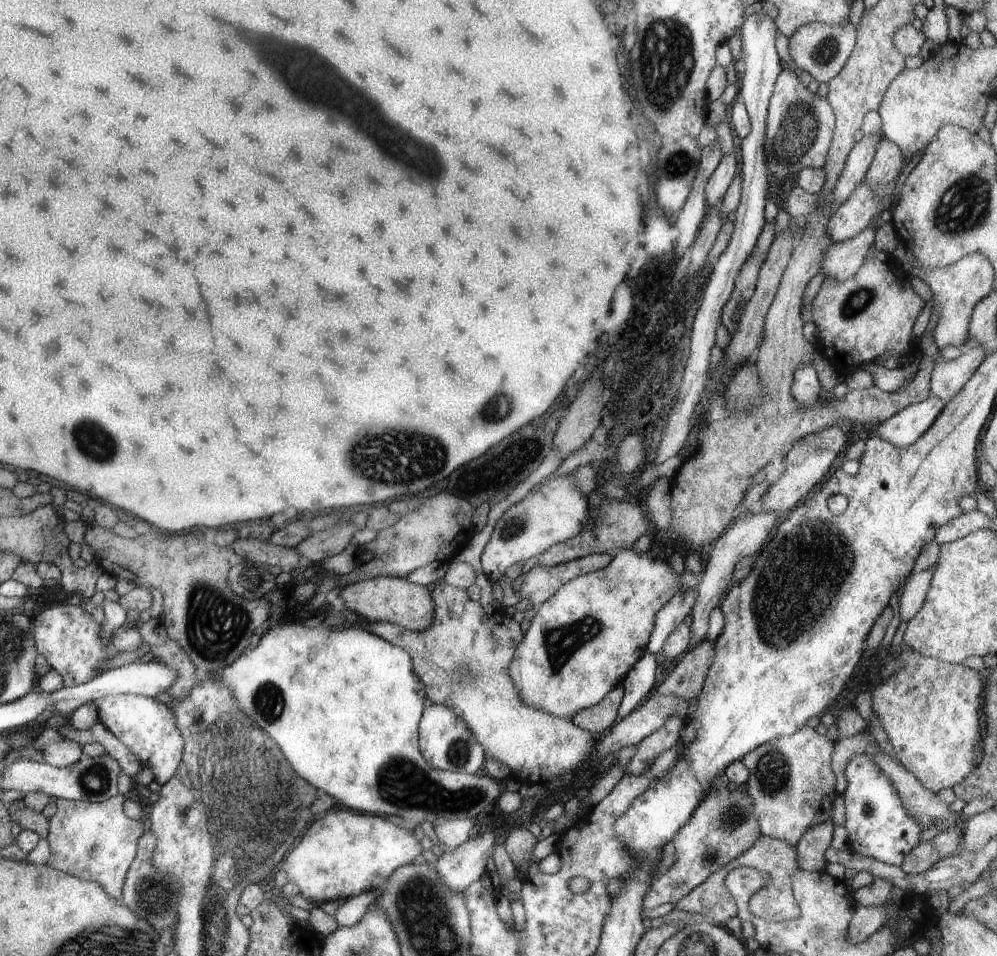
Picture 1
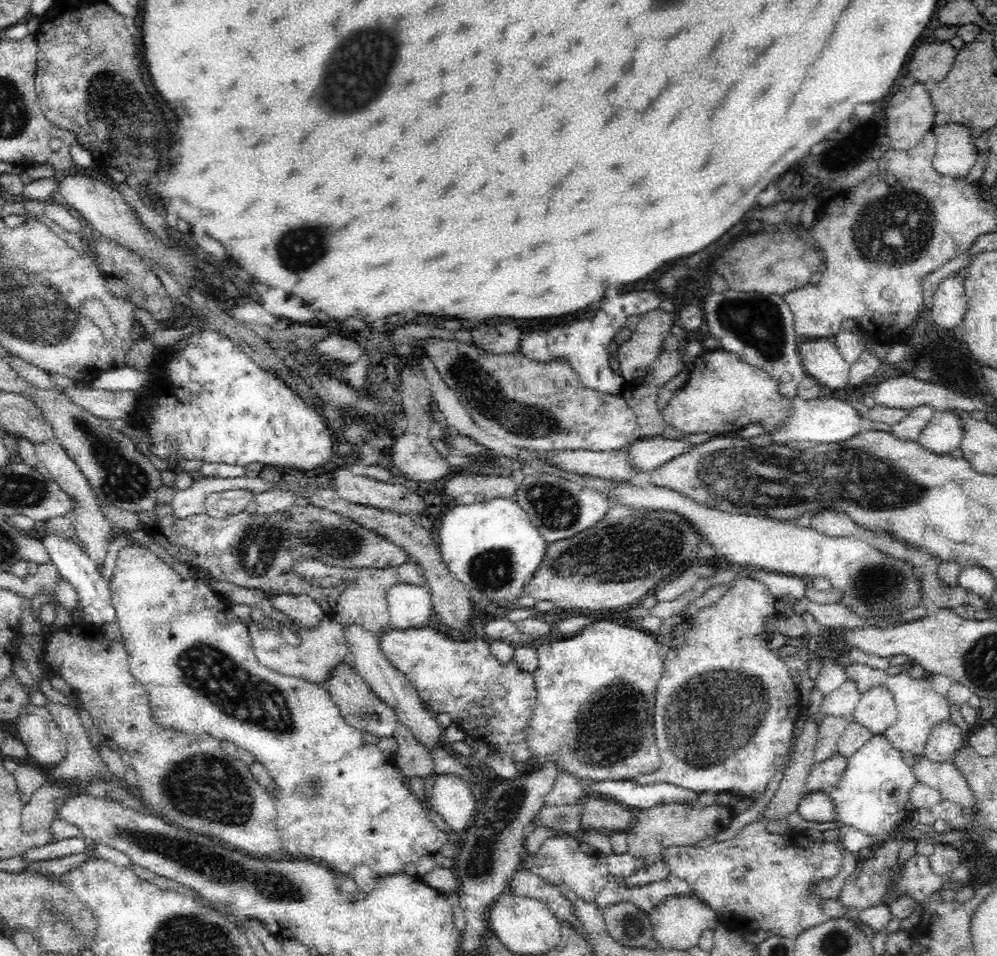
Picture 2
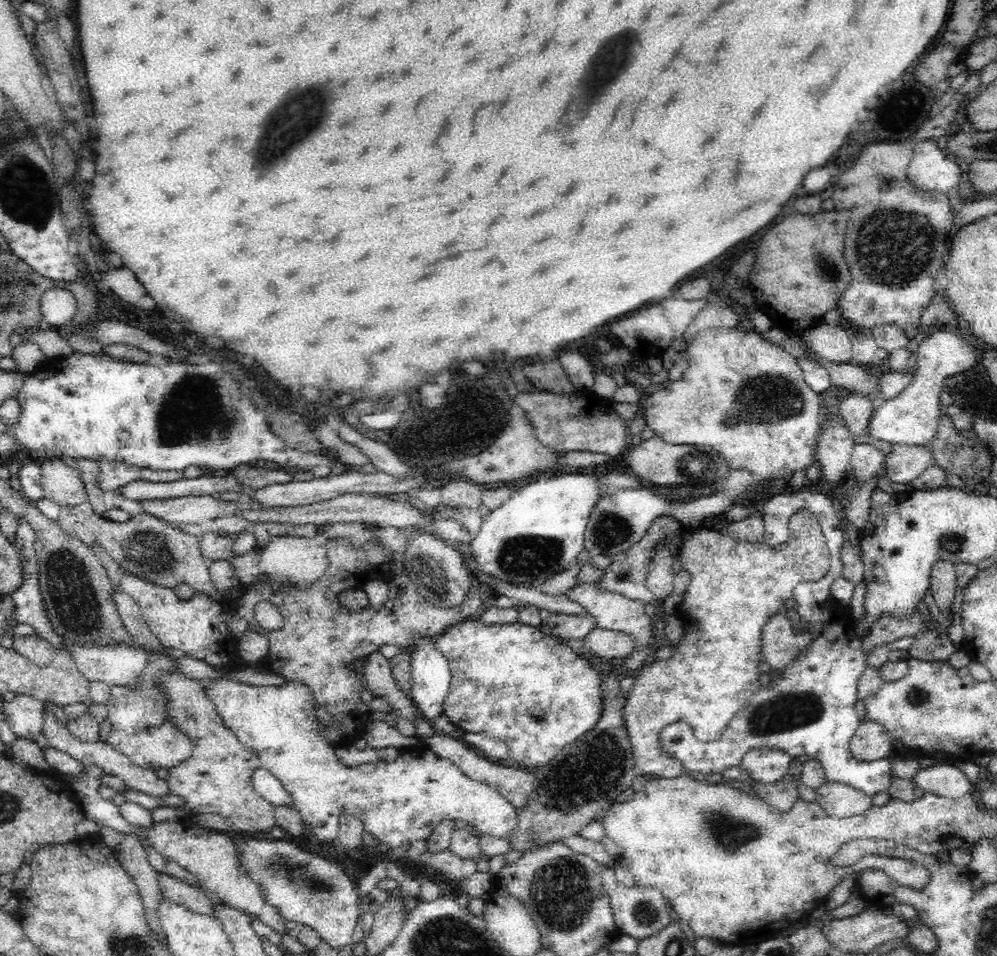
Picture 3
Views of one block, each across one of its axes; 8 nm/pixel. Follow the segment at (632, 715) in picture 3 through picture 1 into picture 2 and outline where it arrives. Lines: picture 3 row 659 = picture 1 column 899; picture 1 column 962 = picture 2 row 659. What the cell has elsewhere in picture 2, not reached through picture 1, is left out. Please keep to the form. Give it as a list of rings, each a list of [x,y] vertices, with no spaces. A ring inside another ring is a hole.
[[[744,578],[736,580],[716,604],[694,614],[690,622],[694,626],[684,634],[686,646],[670,650],[656,690],[654,734],[662,754],[662,766],[650,774],[640,774],[636,784],[670,784],[692,792],[716,792],[722,800],[732,794],[748,798],[766,790],[790,750],[794,724],[800,718],[798,684],[778,650],[768,648],[776,632],[770,636],[764,634],[764,622],[776,614],[774,604],[776,598],[762,582]]]

